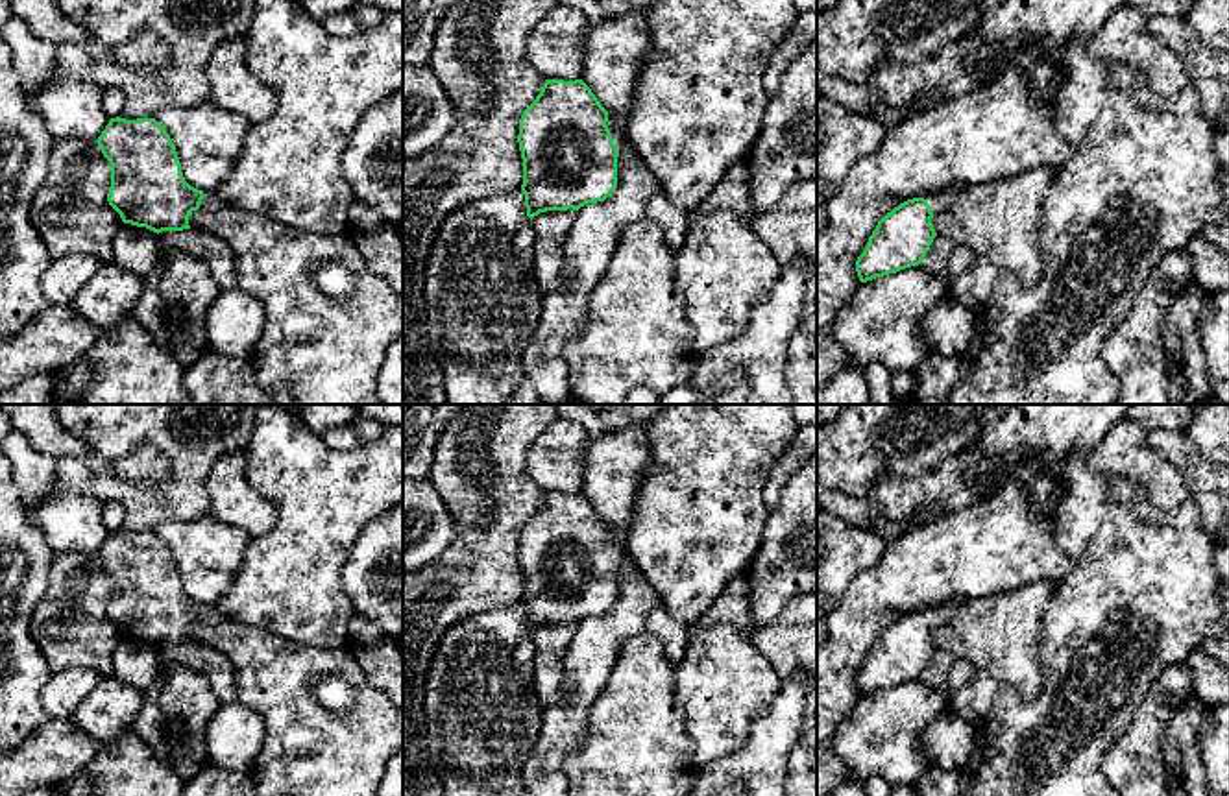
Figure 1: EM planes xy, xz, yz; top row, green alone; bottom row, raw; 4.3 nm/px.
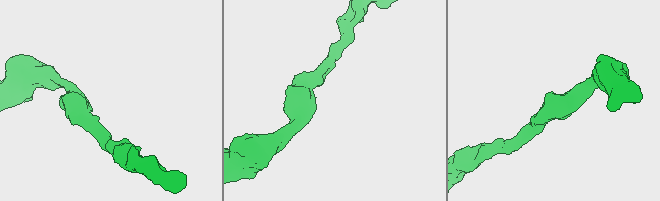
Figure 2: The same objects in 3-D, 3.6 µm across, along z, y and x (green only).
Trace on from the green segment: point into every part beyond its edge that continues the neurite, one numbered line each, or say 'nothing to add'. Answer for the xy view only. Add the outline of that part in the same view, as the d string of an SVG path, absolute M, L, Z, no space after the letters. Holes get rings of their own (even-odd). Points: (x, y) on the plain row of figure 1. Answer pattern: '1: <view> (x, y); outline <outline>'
1: xy (211, 615); outline M203 604L203 613L200 617L200 622L214 626L222 621L224 621L224 617L214 604Z

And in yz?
1: yz (937, 614); outline M944 602L944 604L933 604L930 608L924 609L924 613L928 615L931 626L939 626L948 622L950 619L954 619L965 604L957 606L952 602Z

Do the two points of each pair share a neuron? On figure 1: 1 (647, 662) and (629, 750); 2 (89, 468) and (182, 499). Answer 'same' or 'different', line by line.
1: same
2: same

